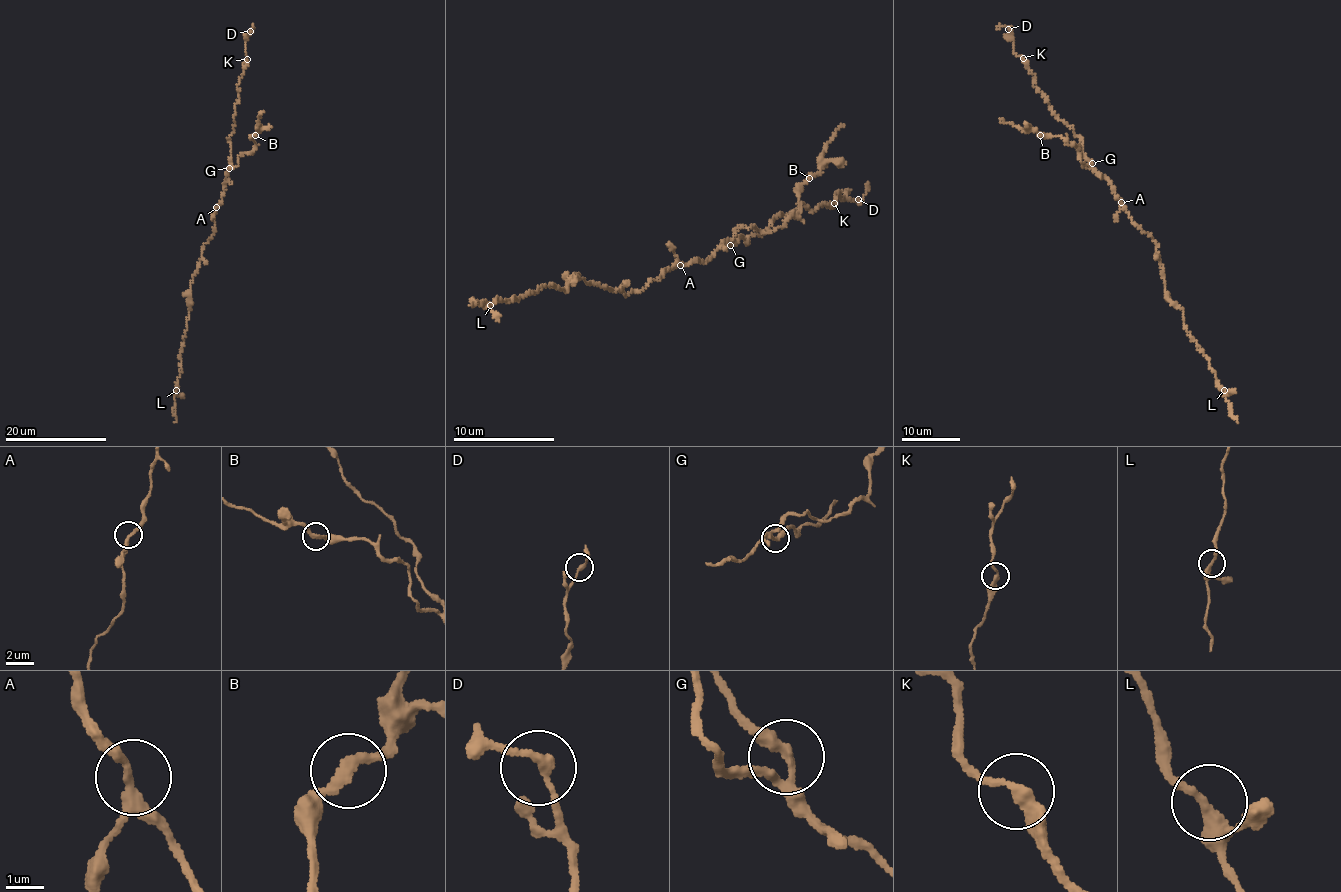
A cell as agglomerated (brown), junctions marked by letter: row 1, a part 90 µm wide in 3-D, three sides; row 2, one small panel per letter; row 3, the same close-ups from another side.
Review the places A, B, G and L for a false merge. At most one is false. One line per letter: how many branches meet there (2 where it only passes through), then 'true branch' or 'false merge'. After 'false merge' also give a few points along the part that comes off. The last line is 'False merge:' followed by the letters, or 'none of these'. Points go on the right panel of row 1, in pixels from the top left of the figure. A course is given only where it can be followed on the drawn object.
A: 3 branches meet; true branch
B: 2 branches meet; true branch
G: 3 branches meet; true branch
L: 3 branches meet; true branch
False merge: none of these

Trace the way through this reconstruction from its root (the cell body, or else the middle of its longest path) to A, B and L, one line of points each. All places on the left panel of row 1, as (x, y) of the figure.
A: (214, 222), (216, 207)
B: (214, 222), (226, 175), (237, 167), (240, 156), (252, 152), (255, 145), (252, 138), (255, 135)
L: (214, 222), (215, 231), (204, 245), (191, 284), (190, 310), (180, 354), (181, 371), (176, 390)

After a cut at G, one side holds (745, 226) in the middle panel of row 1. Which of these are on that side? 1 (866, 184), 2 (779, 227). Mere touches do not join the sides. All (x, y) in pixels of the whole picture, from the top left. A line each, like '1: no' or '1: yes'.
1: no
2: yes

